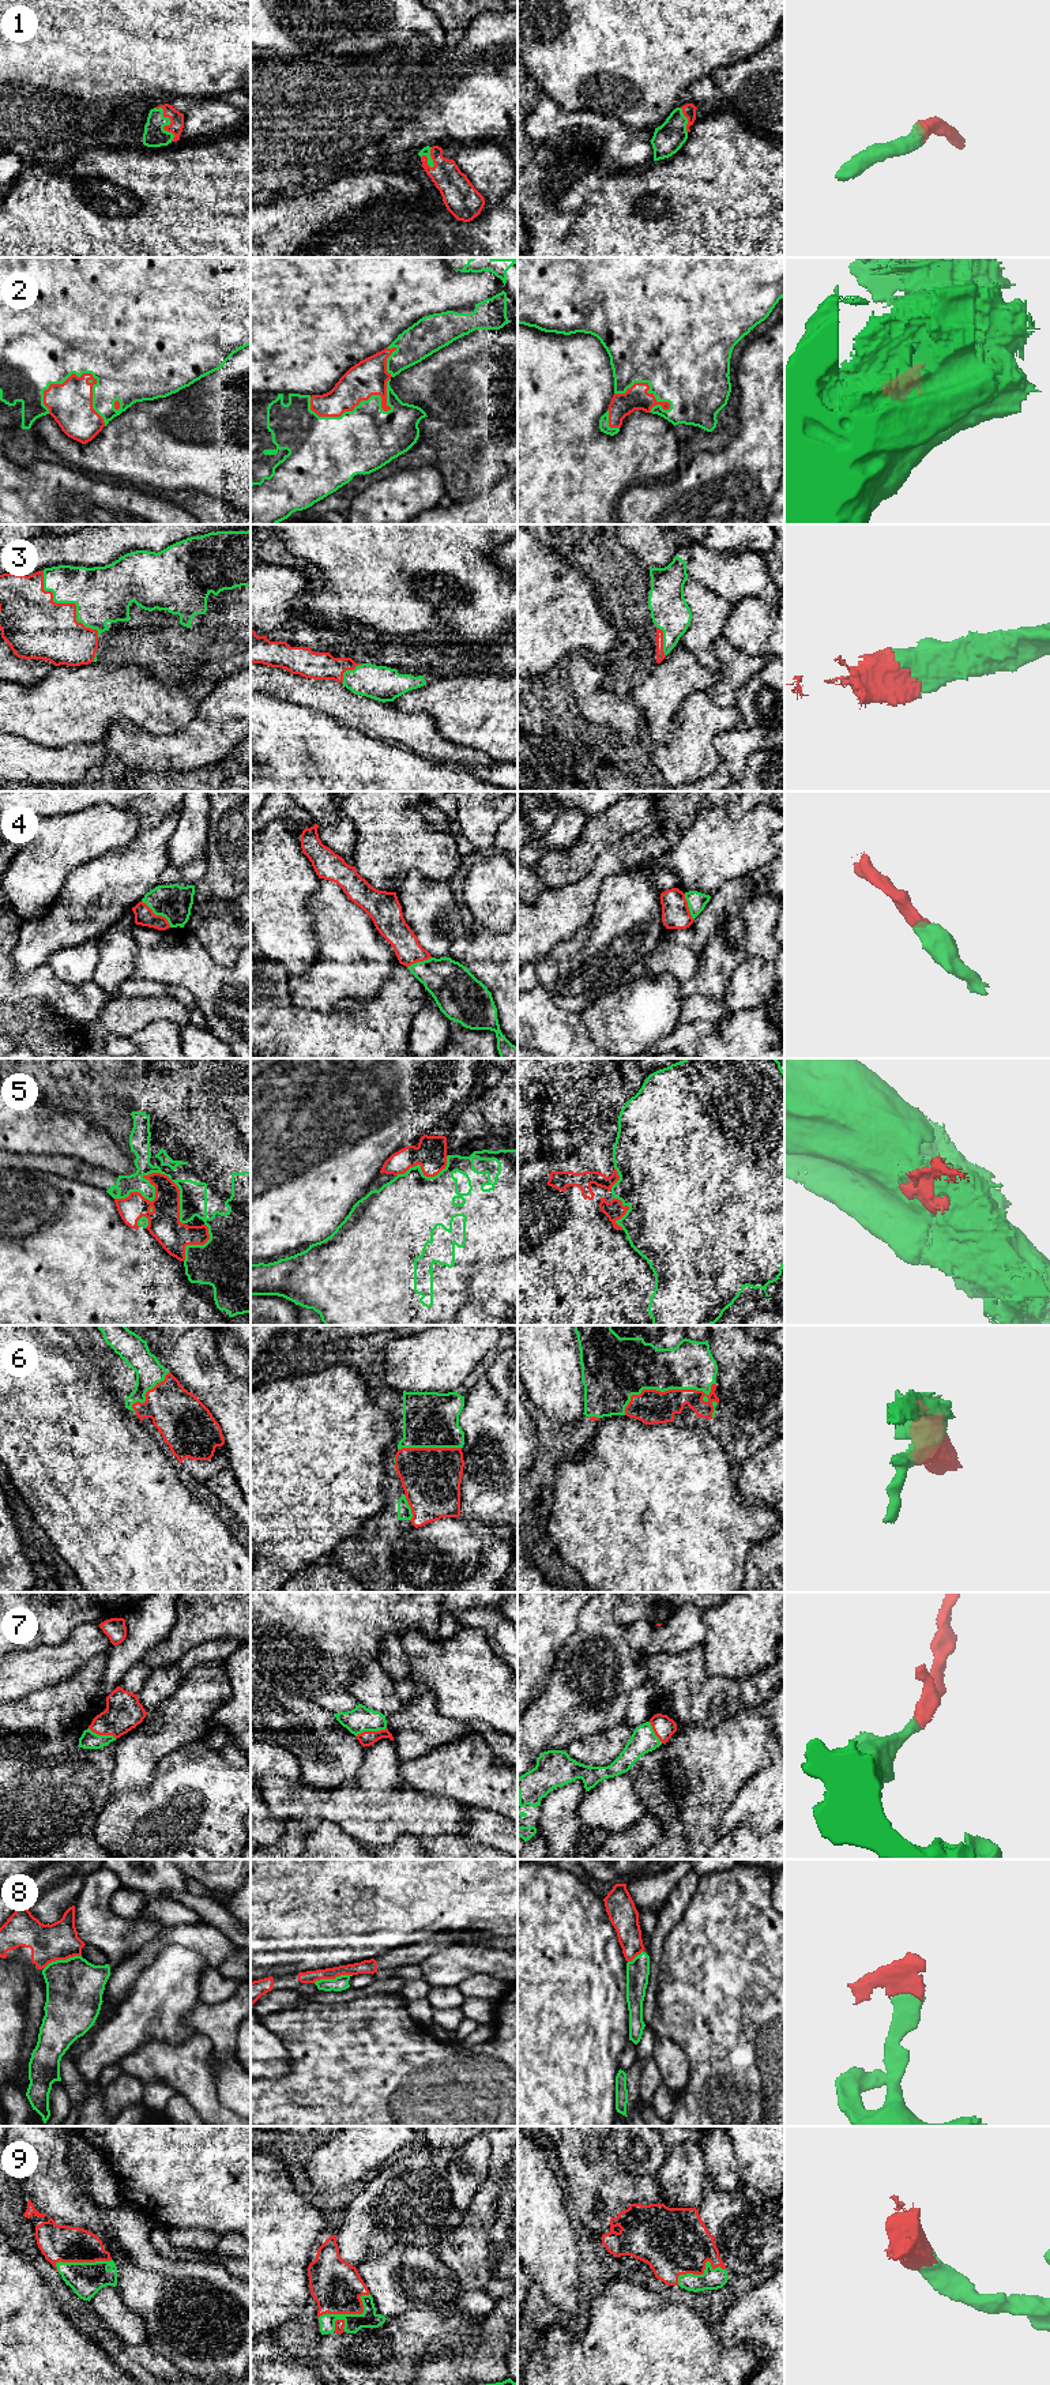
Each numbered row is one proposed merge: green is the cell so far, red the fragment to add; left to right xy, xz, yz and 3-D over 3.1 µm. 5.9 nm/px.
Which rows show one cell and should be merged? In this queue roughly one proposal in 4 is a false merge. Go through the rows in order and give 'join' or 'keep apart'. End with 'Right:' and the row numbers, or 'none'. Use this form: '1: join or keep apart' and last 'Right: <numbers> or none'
1: join
2: join
3: join
4: join
5: keep apart
6: join
7: join
8: keep apart
9: join
Right: 1, 2, 3, 4, 6, 7, 9

